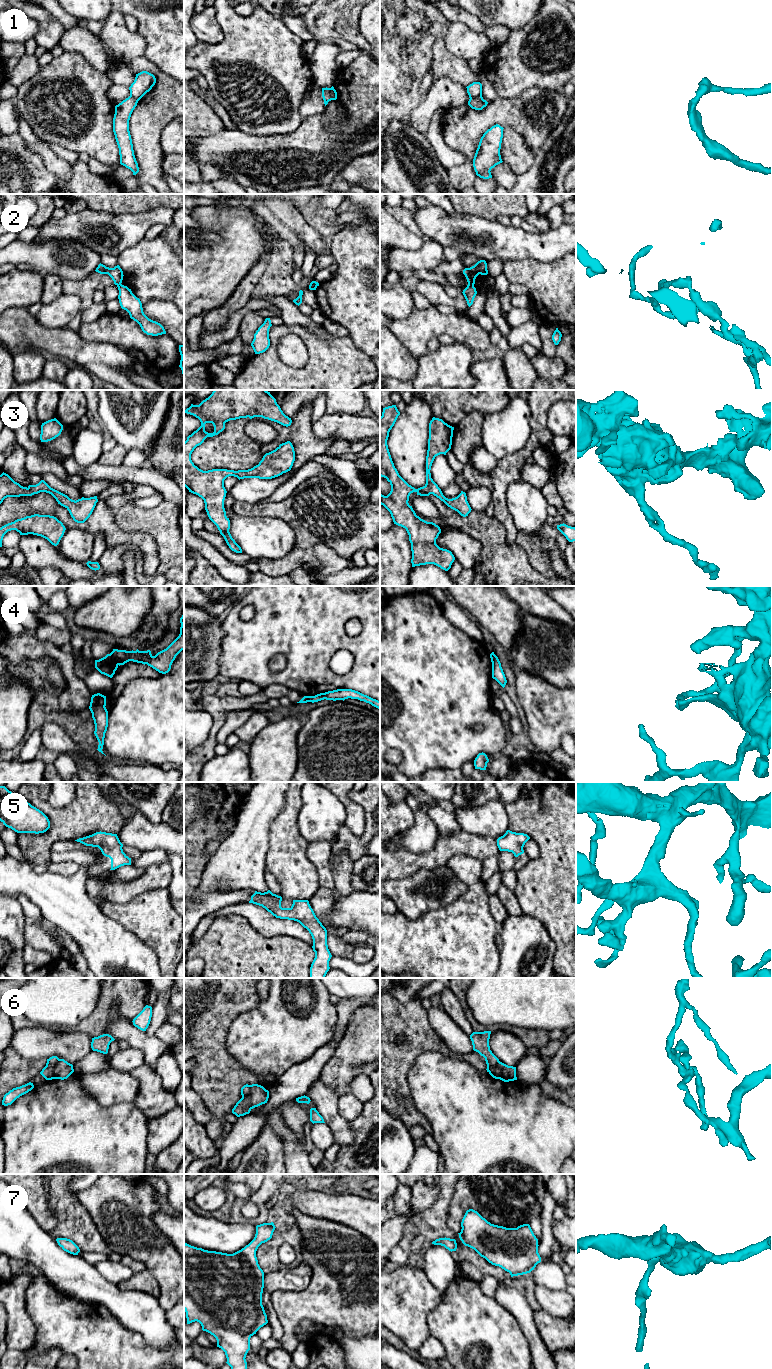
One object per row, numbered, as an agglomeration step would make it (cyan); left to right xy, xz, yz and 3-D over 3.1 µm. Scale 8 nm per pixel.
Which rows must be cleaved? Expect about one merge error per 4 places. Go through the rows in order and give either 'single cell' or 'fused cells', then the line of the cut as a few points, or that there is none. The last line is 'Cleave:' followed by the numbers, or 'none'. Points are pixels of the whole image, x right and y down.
1: fused cells | xz (328, 88), (332, 99)
2: fused cells | yz (468, 283), (473, 285)
3: single cell | no cut
4: fused cells | xy (110, 653), (117, 665)
5: single cell | no cut
6: fused cells | xy (59, 1059), (53, 1068), (52, 1078)
7: single cell | no cut
Cleave: 1, 2, 4, 6

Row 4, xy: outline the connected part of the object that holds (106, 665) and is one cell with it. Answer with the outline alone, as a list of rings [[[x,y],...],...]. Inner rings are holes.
[[[110,653],[99,660],[95,660],[95,668],[101,674],[112,678],[118,668],[118,665],[114,662],[113,657]]]

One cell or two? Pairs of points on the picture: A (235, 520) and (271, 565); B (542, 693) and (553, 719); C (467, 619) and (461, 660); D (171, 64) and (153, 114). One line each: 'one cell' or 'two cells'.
A: two cells
B: one cell
C: two cells
D: two cells

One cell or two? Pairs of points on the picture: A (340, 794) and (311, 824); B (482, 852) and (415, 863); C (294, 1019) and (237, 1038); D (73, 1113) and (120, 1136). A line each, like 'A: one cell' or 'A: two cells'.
A: two cells
B: one cell
C: one cell
D: one cell

